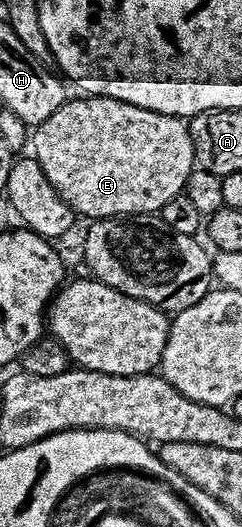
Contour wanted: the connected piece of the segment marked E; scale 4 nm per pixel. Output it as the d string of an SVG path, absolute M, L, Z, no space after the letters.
M104 95L68 98L43 123L34 128L29 143L35 151L33 158L39 162L49 185L57 189L60 197L71 206L76 216L96 219L118 219L125 215L149 215L159 212L165 201L183 194L189 173L195 166L191 128L180 116L162 115L120 99Z

